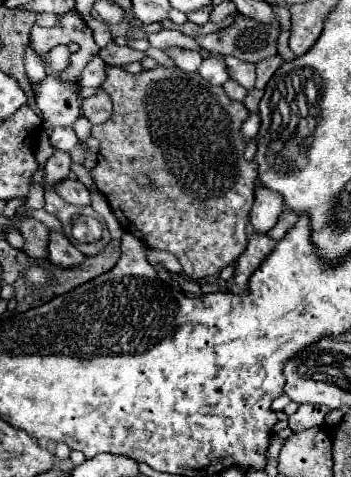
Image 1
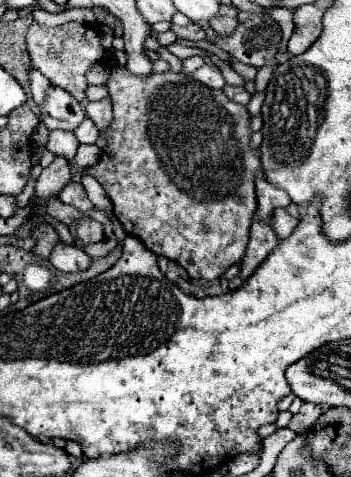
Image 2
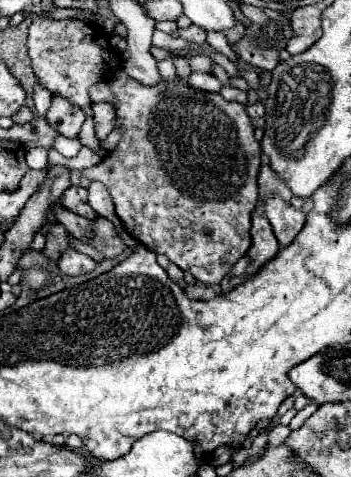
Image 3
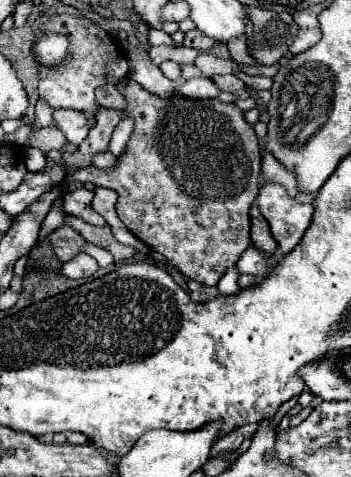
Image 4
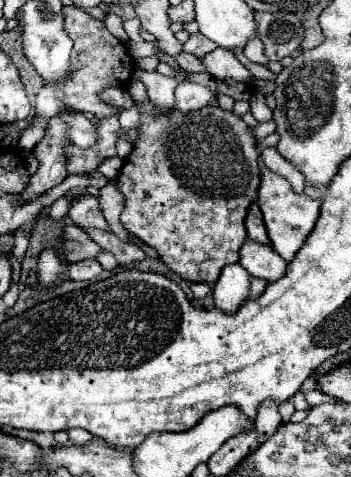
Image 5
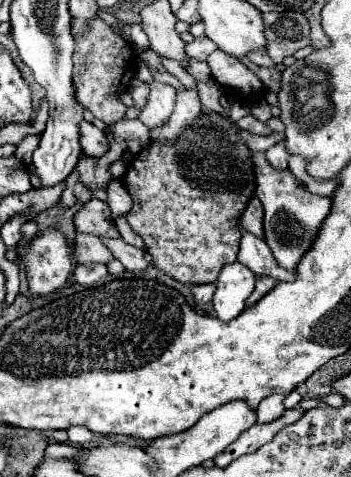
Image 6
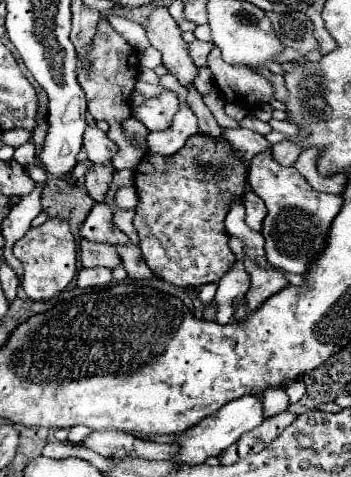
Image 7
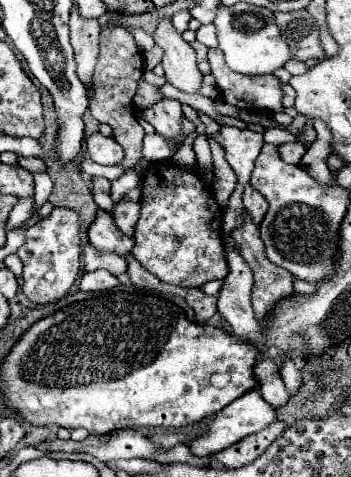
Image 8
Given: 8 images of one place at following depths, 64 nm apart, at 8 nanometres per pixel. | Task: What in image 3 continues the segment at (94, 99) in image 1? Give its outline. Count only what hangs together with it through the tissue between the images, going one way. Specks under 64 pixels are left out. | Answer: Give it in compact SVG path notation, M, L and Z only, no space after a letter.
M98 102L98 104L92 104L90 108L92 108L94 122L96 122L98 140L104 140L114 130L114 124L116 124L114 106L110 102Z

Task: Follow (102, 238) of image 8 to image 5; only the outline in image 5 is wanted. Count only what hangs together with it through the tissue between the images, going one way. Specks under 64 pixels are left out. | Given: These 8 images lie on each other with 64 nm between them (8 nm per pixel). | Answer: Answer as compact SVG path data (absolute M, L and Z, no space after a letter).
M84 194L80 198L74 198L70 202L70 210L68 216L72 218L74 224L78 224L80 228L100 228L100 230L110 230L108 222L104 220L100 208L98 208L98 200L90 194Z

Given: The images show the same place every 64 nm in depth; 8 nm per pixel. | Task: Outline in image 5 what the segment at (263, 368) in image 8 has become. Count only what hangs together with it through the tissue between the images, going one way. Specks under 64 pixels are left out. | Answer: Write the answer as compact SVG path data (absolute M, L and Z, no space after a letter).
M262 404L258 410L258 416L254 420L254 428L258 430L256 448L260 448L268 438L272 438L280 424L282 424L282 418L280 418L278 406L276 404Z

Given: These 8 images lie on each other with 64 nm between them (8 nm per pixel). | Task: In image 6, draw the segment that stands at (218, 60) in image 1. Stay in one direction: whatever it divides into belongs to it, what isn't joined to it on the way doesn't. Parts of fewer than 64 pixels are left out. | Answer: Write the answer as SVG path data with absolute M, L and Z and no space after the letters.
M180 88L176 94L176 108L172 112L172 118L168 120L166 126L154 128L154 138L158 140L174 140L180 136L188 124L202 112L202 102L198 96L196 88Z

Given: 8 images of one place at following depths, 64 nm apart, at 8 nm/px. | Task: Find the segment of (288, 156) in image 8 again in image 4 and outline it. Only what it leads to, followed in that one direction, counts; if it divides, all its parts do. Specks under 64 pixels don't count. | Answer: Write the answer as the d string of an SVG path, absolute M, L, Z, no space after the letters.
M264 152L264 156L262 156L262 176L264 176L264 182L282 184L292 198L298 194L296 176L292 176L292 172L286 172L284 168L280 168L280 164L276 164L276 160L272 160L272 156L268 152Z

